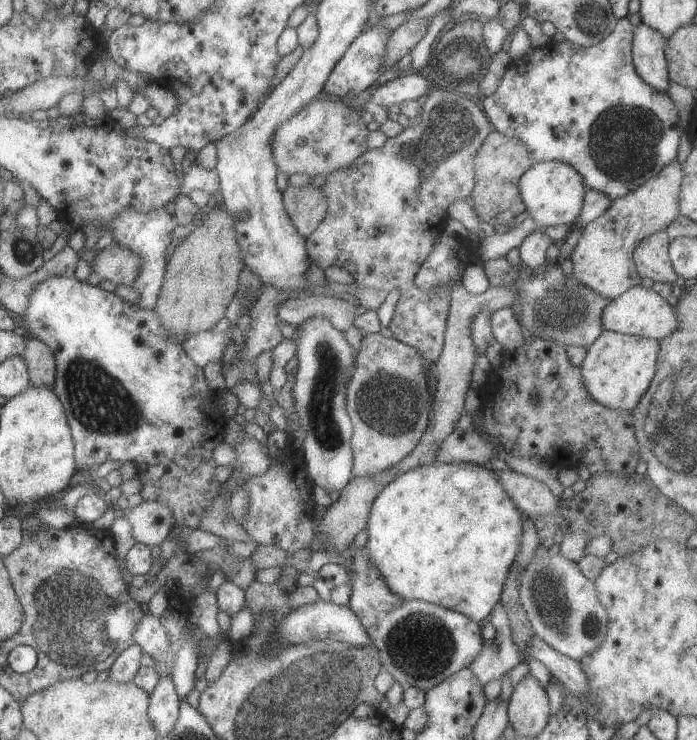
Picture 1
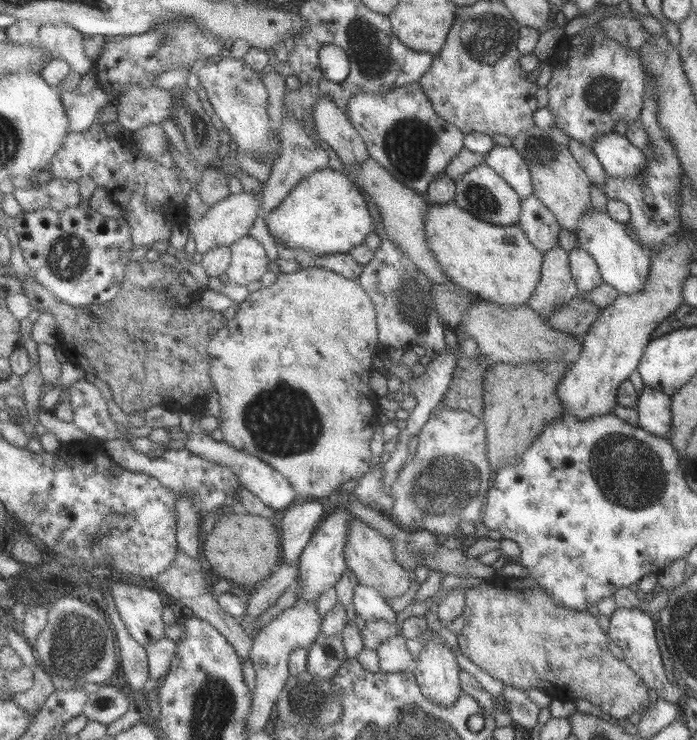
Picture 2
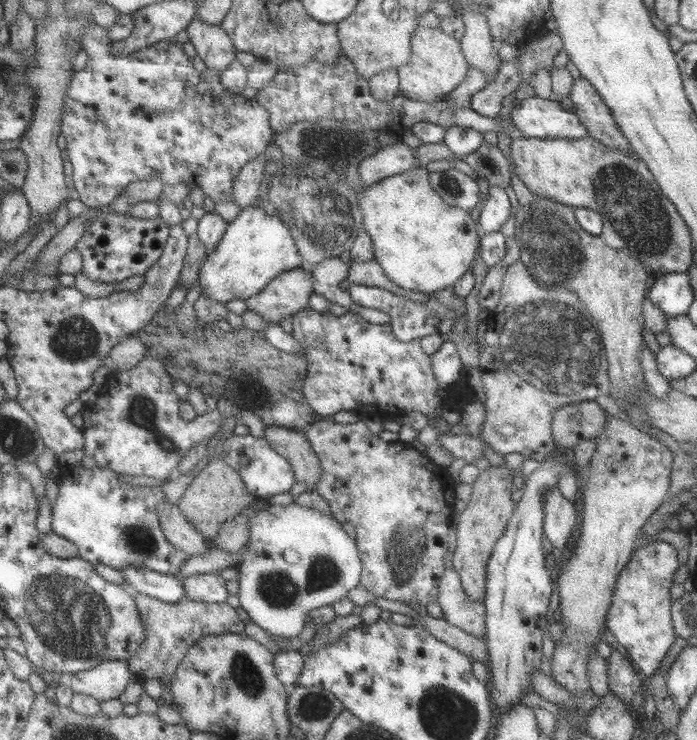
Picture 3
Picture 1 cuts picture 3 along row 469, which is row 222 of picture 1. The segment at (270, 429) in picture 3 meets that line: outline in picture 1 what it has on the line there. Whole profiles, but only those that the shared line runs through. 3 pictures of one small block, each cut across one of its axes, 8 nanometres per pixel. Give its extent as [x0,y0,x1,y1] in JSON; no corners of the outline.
[284,185,329,237]

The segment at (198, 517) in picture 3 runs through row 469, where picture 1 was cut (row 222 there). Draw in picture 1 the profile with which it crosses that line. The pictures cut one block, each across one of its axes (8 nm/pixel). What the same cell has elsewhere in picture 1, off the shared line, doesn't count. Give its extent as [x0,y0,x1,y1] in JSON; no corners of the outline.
[154,198,246,345]

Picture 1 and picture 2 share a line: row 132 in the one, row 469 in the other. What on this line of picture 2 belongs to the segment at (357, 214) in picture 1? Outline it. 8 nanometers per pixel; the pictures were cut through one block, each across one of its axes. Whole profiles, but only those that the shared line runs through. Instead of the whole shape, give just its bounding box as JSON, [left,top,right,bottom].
[388,406,493,539]

